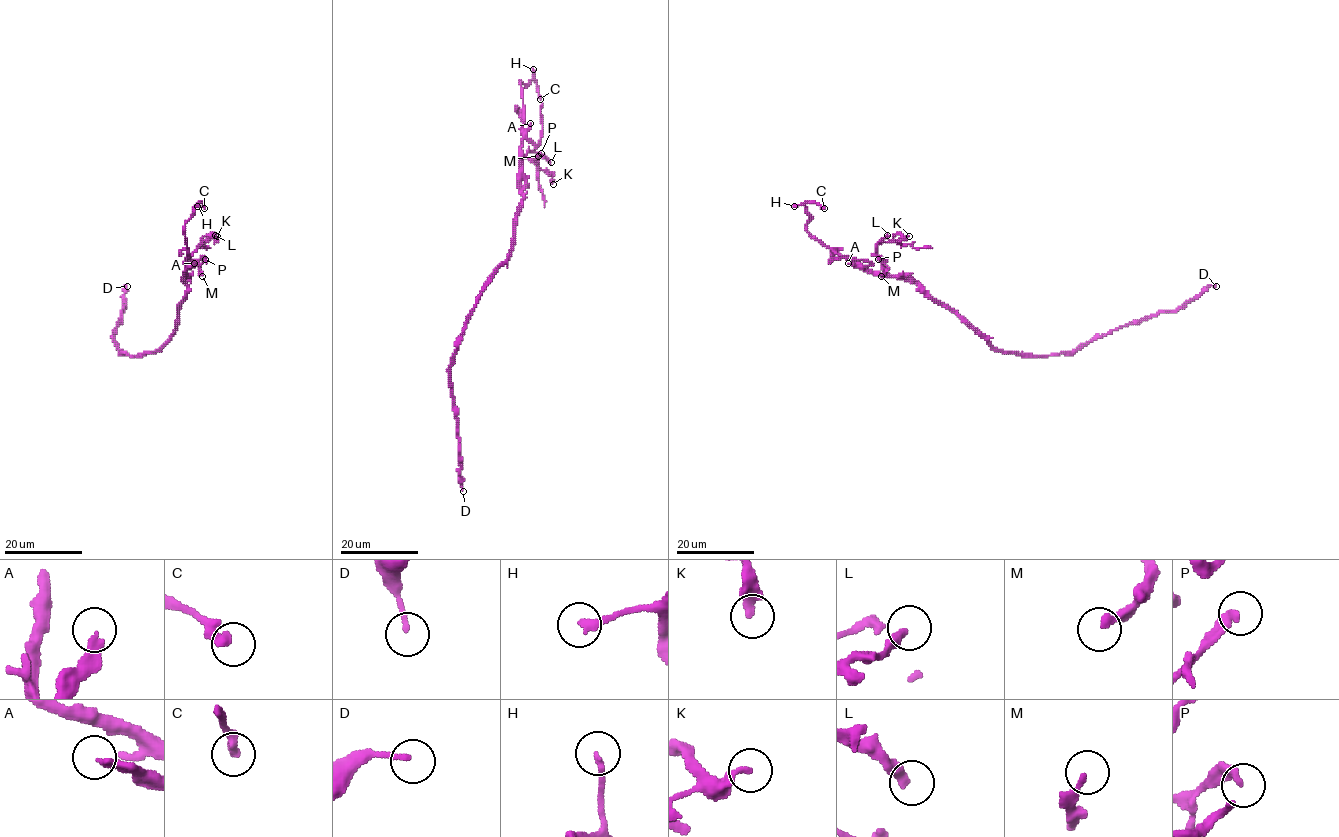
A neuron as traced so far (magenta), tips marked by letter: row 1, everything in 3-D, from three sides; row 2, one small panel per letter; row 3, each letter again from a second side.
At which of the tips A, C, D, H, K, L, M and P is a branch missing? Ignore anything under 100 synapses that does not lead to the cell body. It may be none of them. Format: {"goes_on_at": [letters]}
{"goes_on_at": ["A"]}

